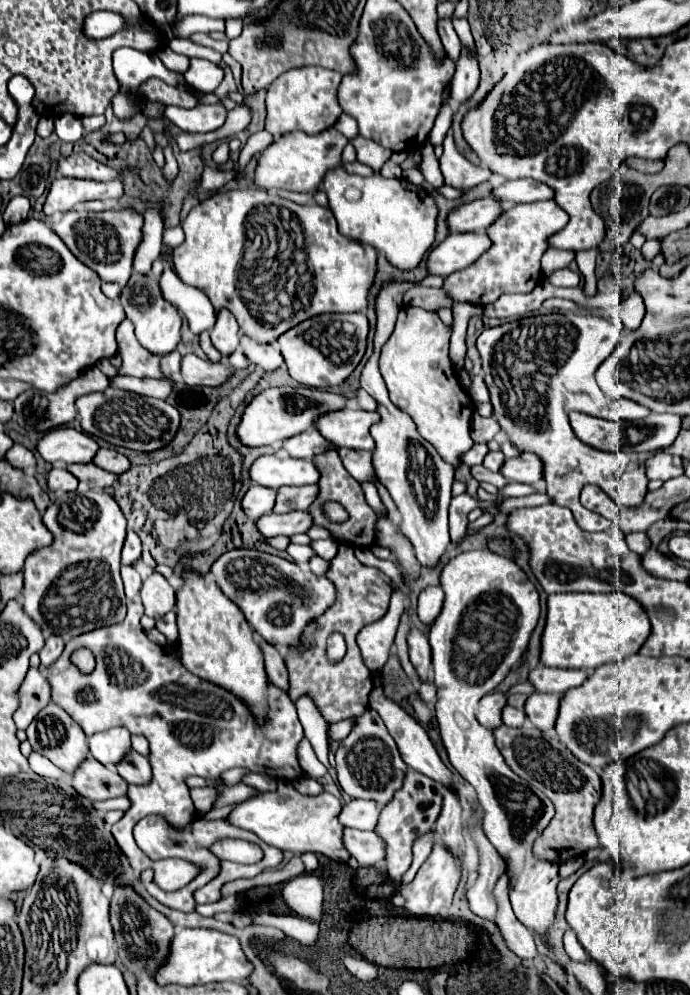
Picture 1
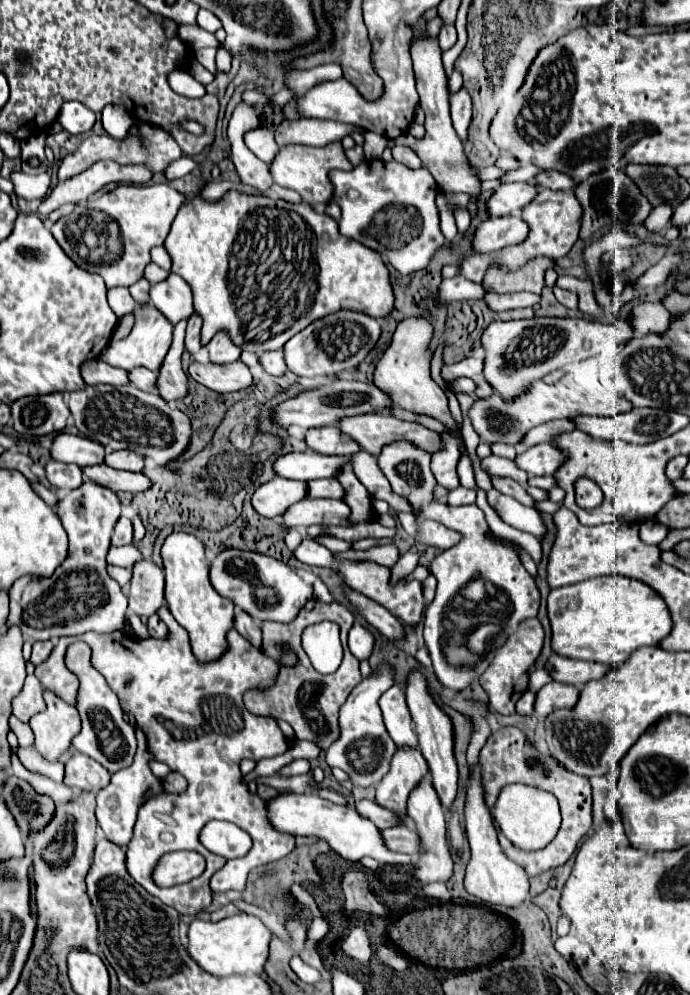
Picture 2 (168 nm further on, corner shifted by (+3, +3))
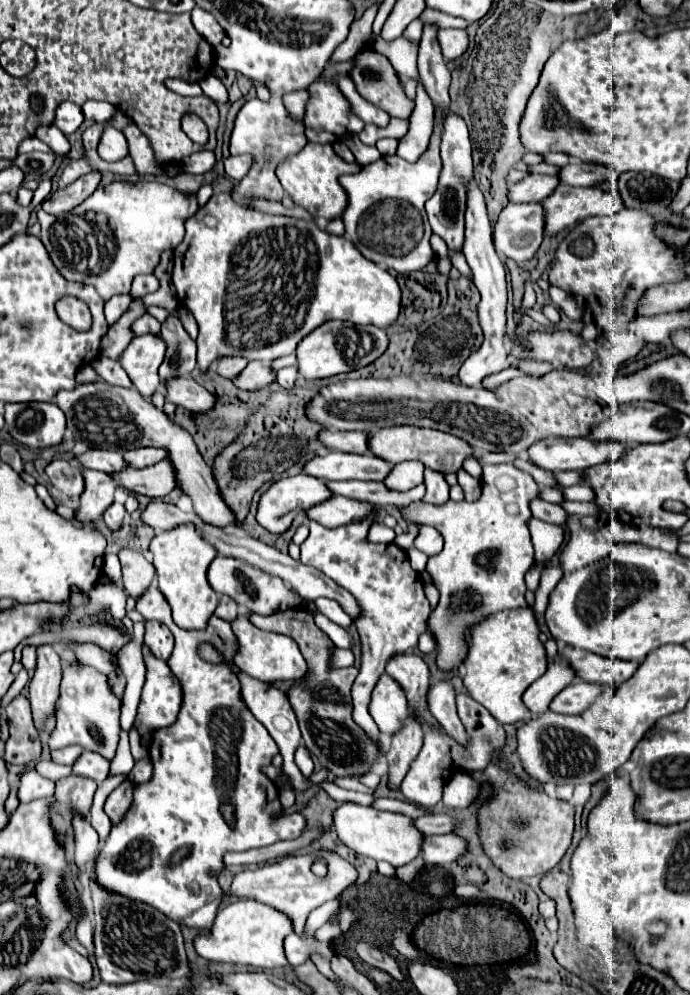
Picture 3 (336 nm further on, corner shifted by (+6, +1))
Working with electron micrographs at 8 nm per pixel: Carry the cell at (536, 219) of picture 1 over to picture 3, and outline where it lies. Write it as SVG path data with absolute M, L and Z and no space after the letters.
M560 183L554 193L542 201L542 207L546 221L544 235L556 237L590 215L614 215L624 209L624 203L618 191L606 193L596 187L568 187Z

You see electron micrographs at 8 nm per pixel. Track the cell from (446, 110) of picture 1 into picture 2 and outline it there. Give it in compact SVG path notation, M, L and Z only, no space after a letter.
M445 25L441 27L441 33L439 33L439 45L443 51L447 51L449 47L453 47L457 43L457 31L455 31L455 25Z

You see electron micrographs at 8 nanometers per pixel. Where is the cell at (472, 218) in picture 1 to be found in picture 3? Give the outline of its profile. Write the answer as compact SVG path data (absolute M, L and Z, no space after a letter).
M526 175L522 181L508 187L510 203L540 203L558 185L556 175Z

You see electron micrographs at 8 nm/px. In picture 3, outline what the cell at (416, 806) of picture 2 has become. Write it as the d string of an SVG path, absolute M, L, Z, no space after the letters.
M458 695L456 697L456 705L458 705L458 713L460 719L470 735L470 747L460 747L448 733L444 731L436 731L436 729L428 729L424 735L424 745L418 753L418 757L414 759L408 775L404 777L400 791L404 793L406 801L424 807L424 809L432 809L434 805L440 803L442 799L442 787L448 779L448 775L452 775L452 771L484 771L488 765L488 759L492 757L492 751L504 745L504 729L500 723L496 723L496 719L492 719L492 715L488 713L486 707L482 707L478 701L474 701L470 695Z

